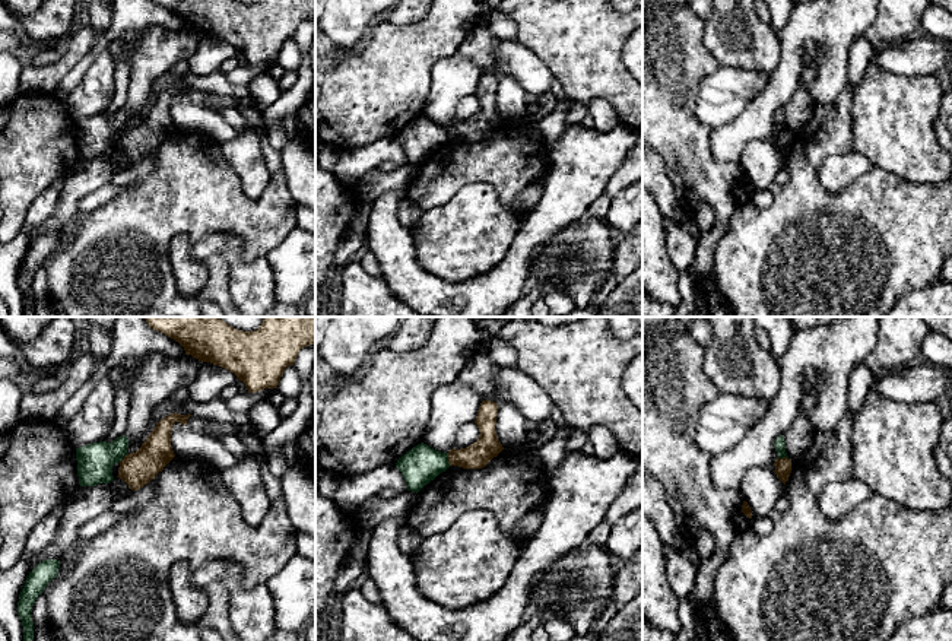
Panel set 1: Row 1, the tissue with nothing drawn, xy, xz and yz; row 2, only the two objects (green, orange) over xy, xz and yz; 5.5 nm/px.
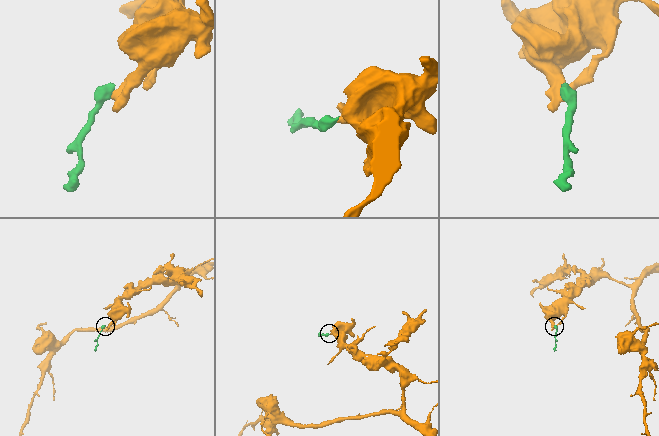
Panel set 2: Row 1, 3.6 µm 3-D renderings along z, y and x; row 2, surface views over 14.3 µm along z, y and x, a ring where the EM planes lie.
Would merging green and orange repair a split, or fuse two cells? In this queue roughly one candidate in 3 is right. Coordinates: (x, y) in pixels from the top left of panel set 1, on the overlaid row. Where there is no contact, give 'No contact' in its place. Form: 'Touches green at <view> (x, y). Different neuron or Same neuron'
Touches green at xz (447, 459). Different neuron

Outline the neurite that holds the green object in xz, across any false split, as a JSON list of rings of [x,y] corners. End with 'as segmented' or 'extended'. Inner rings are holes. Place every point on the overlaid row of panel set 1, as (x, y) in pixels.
[[[421,442],[404,456],[396,467],[402,472],[407,491],[419,492],[426,483],[450,467],[448,453],[441,453]]]; as segmented

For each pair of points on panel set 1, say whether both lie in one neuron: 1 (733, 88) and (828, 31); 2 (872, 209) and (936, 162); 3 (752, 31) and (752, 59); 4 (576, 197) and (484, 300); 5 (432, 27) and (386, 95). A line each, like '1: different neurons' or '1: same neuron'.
1: different neurons
2: different neurons
3: same neuron
4: same neuron
5: same neuron

